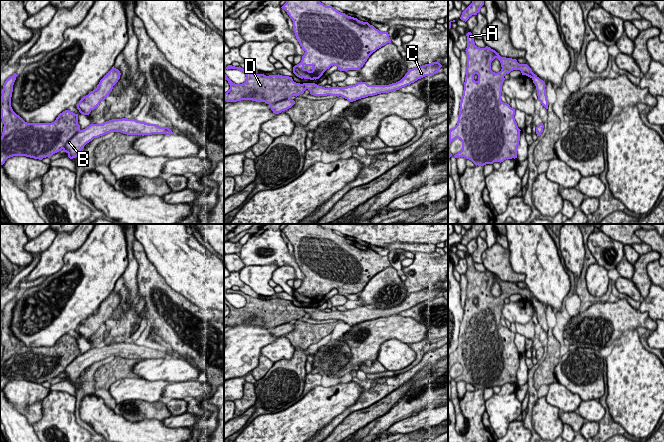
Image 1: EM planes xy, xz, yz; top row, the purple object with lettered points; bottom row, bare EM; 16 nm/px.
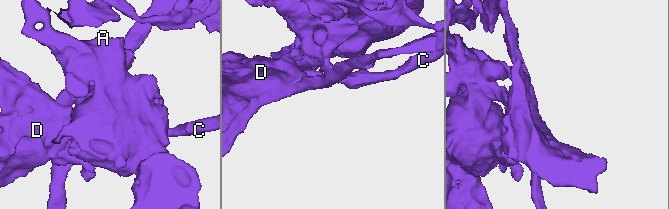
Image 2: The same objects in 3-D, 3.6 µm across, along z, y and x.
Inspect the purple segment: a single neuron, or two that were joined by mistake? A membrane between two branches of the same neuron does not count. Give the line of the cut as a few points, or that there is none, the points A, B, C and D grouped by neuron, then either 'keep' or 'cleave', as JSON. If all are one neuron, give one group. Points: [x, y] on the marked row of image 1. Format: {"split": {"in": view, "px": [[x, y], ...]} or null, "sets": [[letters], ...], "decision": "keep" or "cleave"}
{"split": null, "sets": [["A", "B", "C", "D"]], "decision": "keep"}

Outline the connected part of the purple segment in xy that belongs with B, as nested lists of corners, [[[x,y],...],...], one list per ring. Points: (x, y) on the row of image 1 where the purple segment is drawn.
[[[14,73],[4,83],[0,100],[1,119],[4,124],[0,137],[0,164],[13,156],[26,156],[42,160],[63,151],[70,159],[76,158],[84,146],[110,132],[127,135],[152,135],[173,132],[168,127],[148,124],[135,119],[112,119],[103,124],[90,124],[81,130],[78,114],[65,110],[52,123],[27,123],[11,107]]]

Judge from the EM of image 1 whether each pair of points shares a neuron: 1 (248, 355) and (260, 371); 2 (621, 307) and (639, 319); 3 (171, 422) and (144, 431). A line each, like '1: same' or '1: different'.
1: different
2: same
3: same

